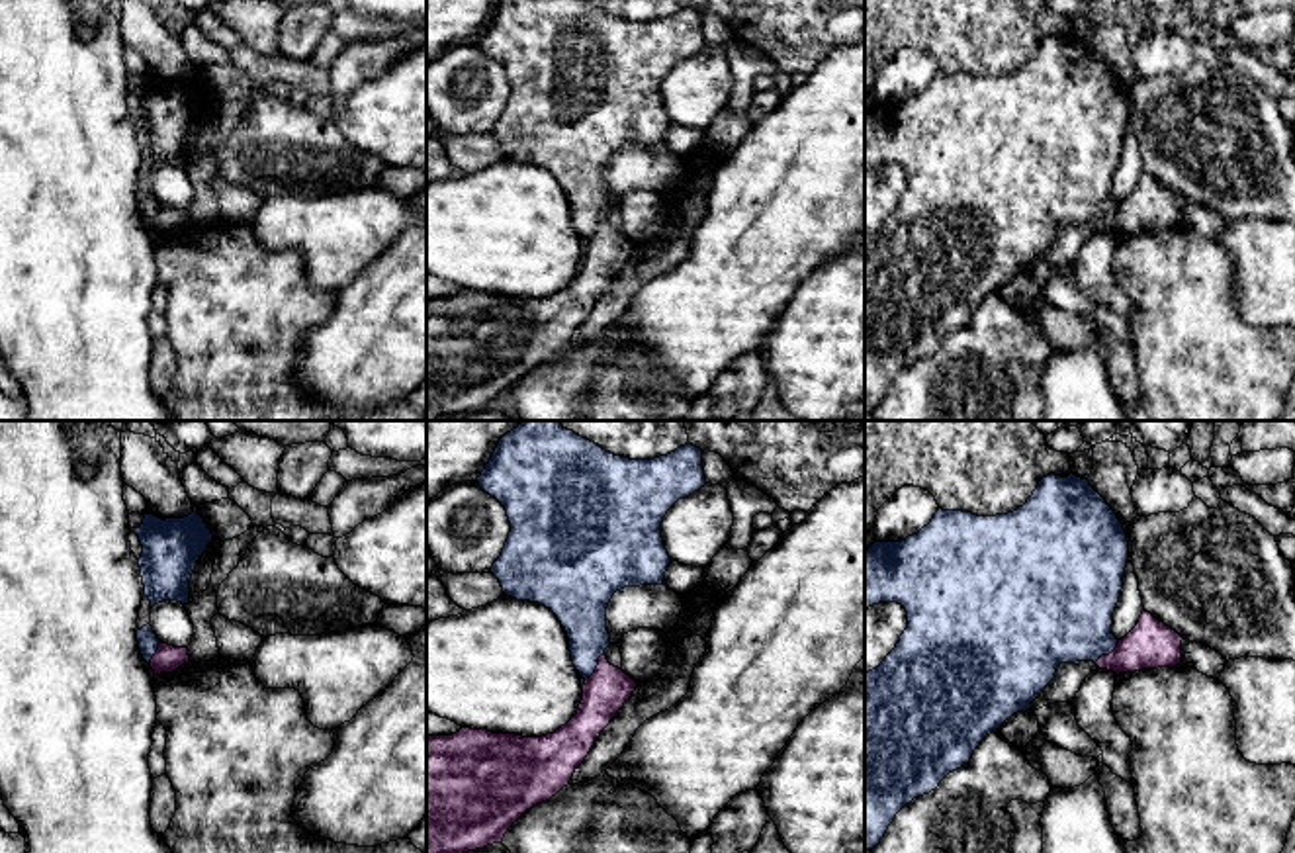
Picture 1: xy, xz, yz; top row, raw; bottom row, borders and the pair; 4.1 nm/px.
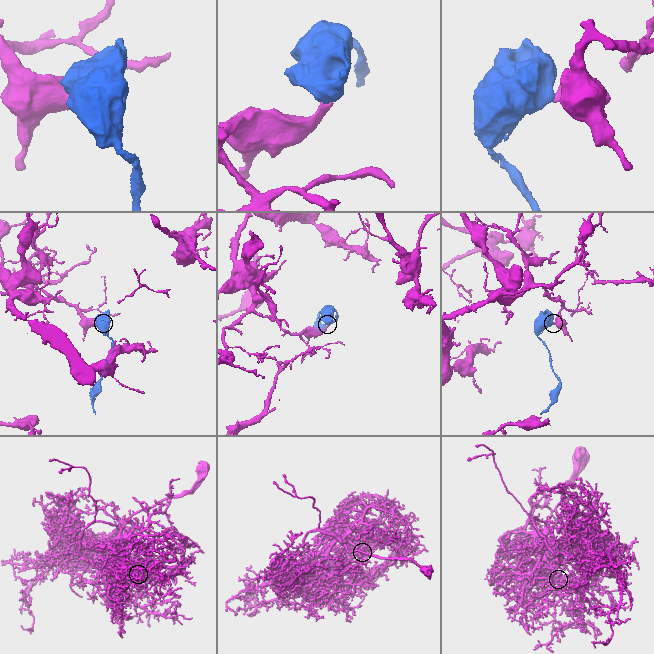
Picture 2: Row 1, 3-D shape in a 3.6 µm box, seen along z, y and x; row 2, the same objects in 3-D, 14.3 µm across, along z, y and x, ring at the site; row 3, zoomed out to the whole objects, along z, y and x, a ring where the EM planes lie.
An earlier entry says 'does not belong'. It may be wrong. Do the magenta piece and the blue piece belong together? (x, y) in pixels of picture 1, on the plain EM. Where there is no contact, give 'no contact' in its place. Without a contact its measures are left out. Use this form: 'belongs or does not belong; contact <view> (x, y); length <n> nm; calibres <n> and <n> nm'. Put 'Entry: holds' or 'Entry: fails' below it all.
does not belong; contact xz (597, 229); length 150 nm; calibres 180 and 200 nm
Entry: holds

